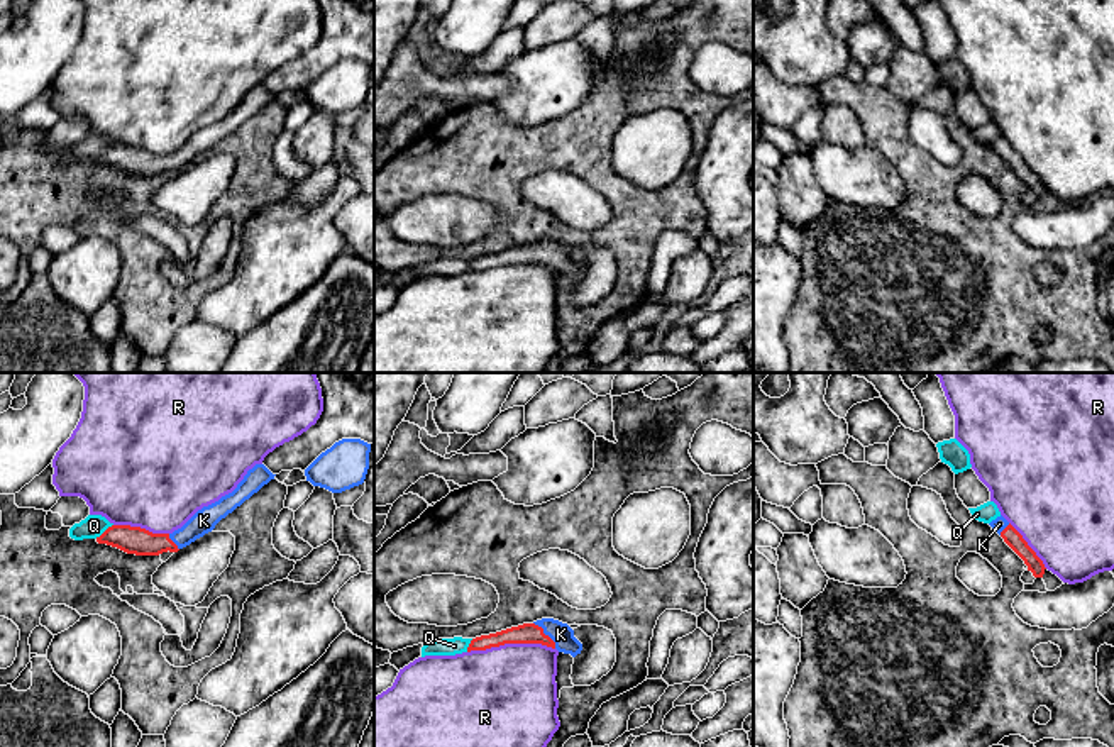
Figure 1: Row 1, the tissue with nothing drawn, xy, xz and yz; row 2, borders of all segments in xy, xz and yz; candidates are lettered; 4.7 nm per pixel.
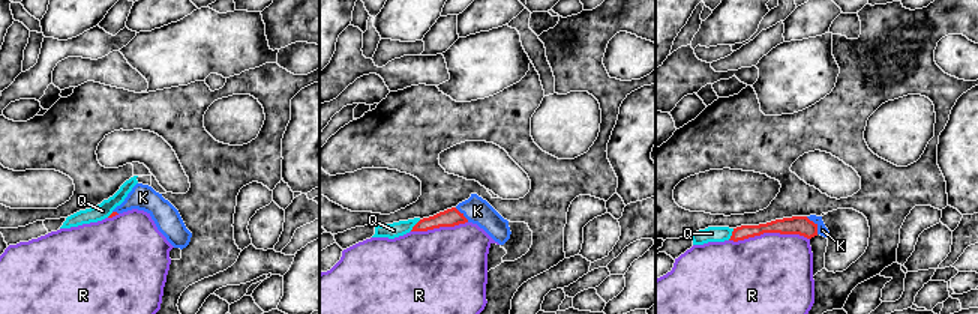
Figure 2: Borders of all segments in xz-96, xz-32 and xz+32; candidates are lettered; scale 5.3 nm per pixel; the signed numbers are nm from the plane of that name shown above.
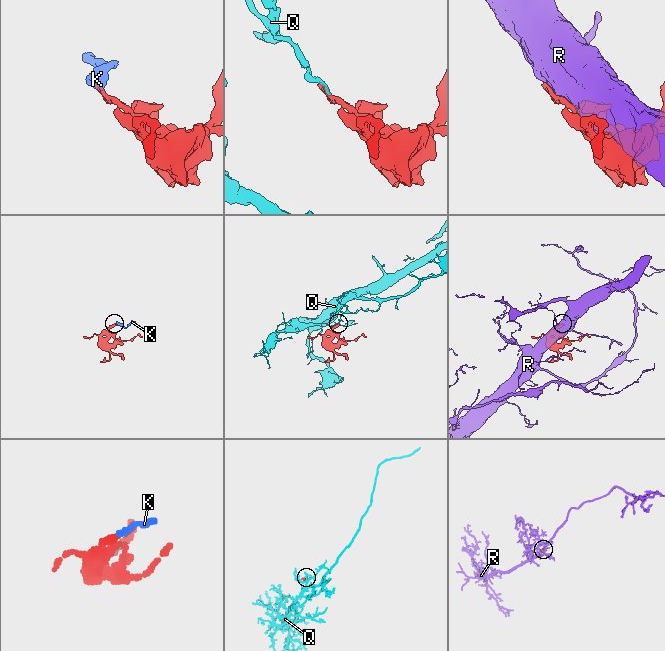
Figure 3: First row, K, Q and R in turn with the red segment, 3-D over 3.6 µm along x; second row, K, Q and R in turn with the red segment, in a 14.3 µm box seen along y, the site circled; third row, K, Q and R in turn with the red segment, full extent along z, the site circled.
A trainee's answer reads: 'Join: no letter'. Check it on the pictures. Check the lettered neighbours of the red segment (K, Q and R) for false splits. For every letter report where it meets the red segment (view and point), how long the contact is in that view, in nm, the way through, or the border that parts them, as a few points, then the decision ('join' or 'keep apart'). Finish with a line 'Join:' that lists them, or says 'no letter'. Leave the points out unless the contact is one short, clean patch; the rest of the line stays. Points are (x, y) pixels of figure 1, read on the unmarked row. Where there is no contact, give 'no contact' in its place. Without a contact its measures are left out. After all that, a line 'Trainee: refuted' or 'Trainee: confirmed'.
K: contact xz (544, 254); length 170 nm; way xz (529, 253), (544, 254), (561, 254); join
Q: contact xy (105, 151); length 110 nm; keep apart
R: contact xz (510, 263); length 420 nm; keep apart
Join: K
Trainee: refuted

